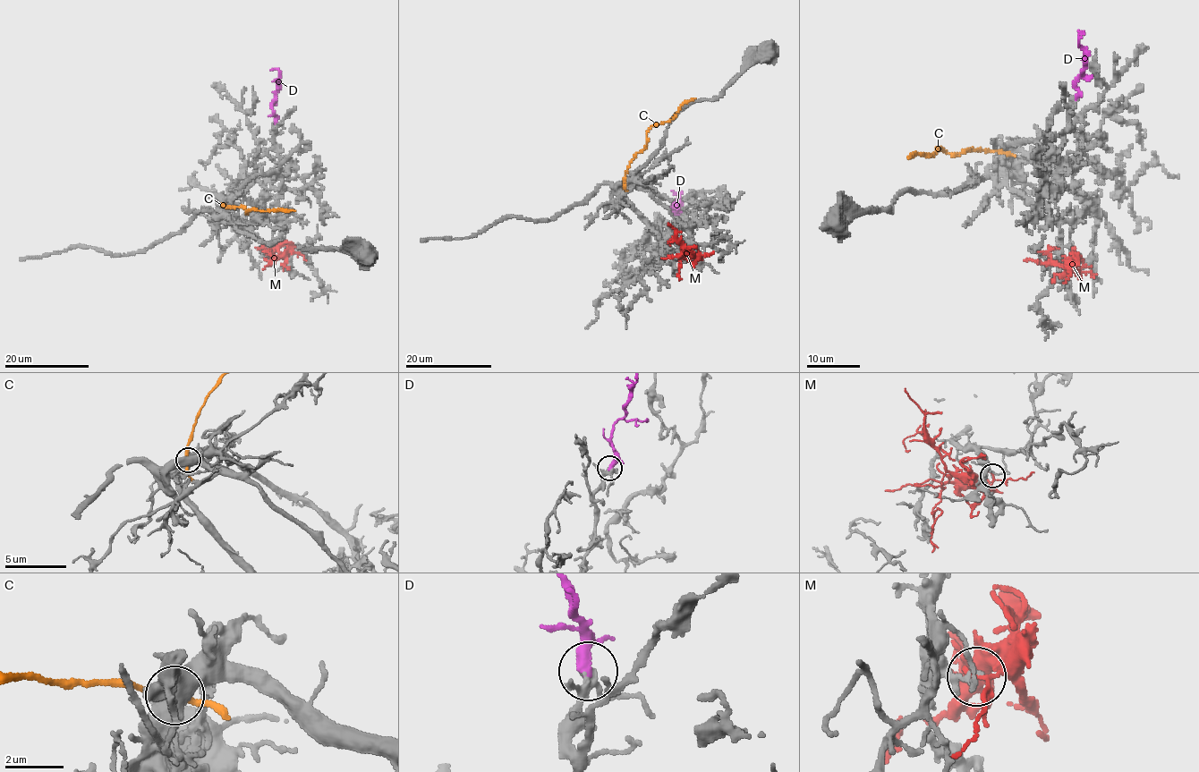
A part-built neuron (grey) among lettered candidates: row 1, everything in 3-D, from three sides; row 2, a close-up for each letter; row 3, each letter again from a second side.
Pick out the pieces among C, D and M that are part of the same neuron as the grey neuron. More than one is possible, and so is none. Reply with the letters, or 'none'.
D

